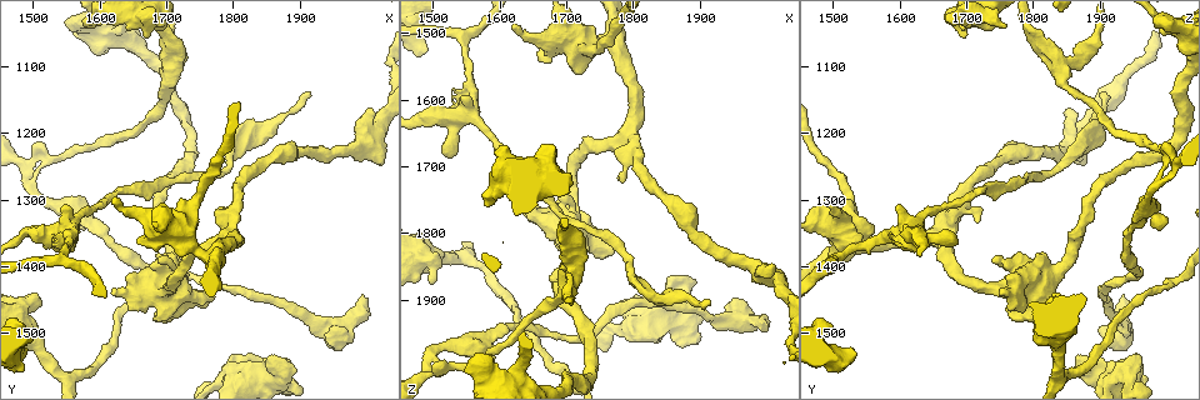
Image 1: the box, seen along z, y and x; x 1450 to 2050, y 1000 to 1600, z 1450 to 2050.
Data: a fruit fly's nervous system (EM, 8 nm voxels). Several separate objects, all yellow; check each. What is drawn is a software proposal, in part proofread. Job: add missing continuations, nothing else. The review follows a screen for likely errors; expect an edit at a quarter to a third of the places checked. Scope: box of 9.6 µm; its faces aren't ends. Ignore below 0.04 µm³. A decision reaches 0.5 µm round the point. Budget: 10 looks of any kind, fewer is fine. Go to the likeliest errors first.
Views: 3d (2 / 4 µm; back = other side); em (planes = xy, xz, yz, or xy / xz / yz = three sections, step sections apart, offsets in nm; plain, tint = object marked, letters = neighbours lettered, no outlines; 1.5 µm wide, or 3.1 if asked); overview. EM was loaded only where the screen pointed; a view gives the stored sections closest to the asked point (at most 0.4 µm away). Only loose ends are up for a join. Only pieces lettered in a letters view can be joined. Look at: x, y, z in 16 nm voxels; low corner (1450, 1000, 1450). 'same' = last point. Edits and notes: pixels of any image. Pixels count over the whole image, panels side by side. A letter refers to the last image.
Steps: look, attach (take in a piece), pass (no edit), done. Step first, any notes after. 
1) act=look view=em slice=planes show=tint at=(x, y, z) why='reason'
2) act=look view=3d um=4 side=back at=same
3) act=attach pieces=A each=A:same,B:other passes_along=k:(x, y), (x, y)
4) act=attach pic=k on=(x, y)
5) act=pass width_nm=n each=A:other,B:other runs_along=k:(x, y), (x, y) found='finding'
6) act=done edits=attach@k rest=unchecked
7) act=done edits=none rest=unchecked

act=look view=em slice=planes show=letters at=(1860, 1540, 1860)

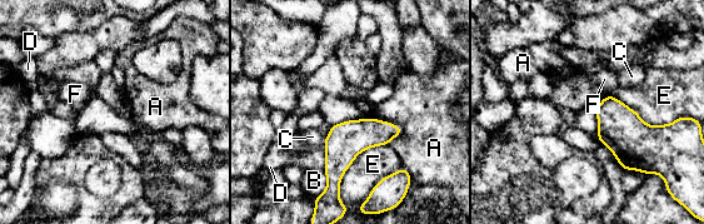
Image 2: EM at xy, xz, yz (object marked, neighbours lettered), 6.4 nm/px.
act=pass width_nm=200 each=A:other,B:other,C:other,D:other,E:other,F:other border=2:(609, 94), (604, 96) found='none of them fits'

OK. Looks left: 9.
act=look view=3d um=4 side=back at=(1615, 1305, 1490) why='branch stops here'

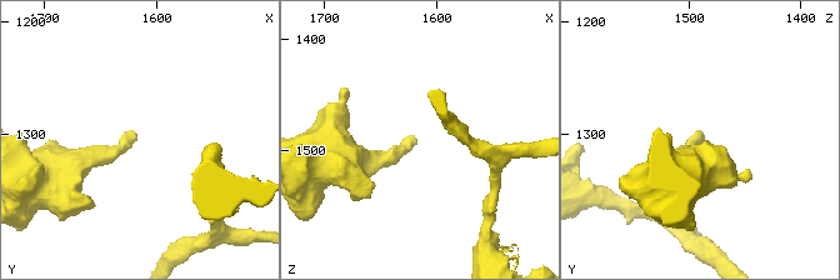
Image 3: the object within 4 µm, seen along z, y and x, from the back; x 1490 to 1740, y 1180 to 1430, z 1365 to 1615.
act=look view=em slice=yz step=4 show=tint at=(1618, 1304, 1488)

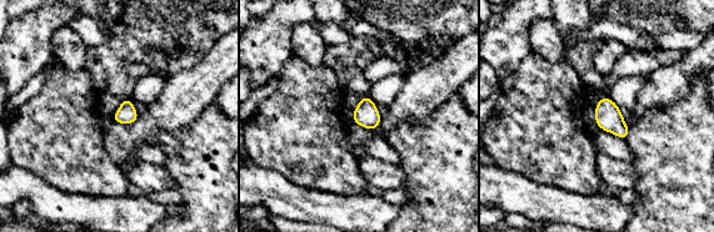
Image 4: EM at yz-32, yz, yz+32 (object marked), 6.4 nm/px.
act=look view=em slice=planes show=letters at=same

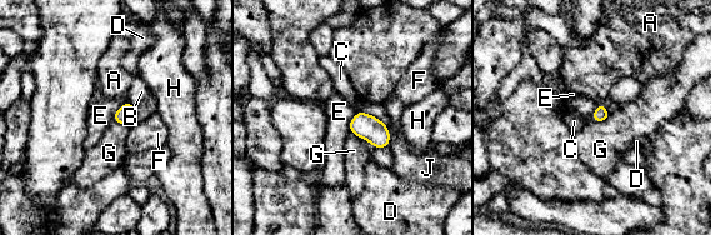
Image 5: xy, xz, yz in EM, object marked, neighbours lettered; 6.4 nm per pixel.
act=pass longest_contact=J:300nm each=A:other,B:other,C:other,D:other,E:other,F:other,G:other,H:other,J:other border=5:(126, 100), (115, 111), (113, 120) found='no lettered piece goes on from it'

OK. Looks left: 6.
act=look view=em slice=planes show=plain at=(1990, 1440, 1930) why='an open end'

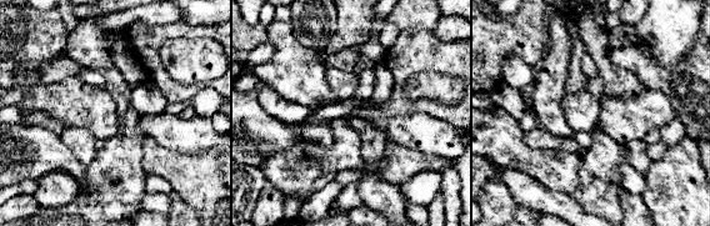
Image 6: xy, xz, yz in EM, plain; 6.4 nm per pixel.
act=look view=em slice=planes show=letters at=same

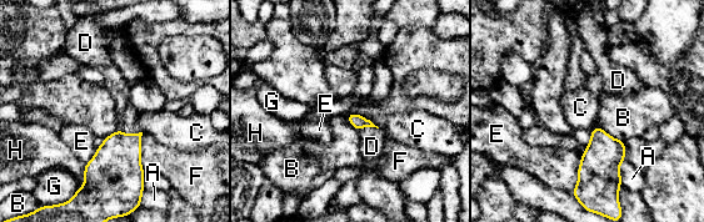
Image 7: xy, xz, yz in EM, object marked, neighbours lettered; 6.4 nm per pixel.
act=attach pieces=D longest_contact=E:260nm each=A:other,B:other,C:other,D:same,E:other,F:other,G:other,H:other passes_along=7:(115, 168), (130, 134), (126, 115) found='it goes on there'

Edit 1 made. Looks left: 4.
act=look view=overview why='see it whole again'

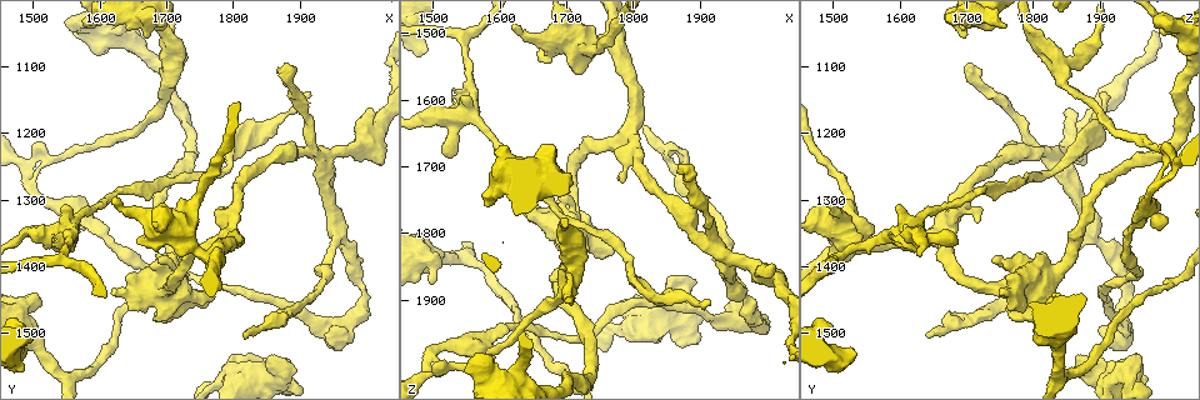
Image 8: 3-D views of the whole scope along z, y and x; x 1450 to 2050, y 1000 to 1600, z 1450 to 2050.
act=look view=3d um=2 at=(1625, 1440, 1750) why='an open end'

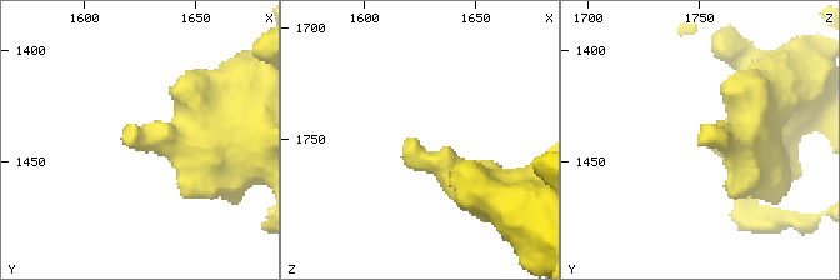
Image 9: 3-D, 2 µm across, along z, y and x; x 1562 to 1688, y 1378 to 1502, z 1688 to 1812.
act=look view=em slice=xz step=4 show=letters at=(1622, 1440, 1748) why='now the EM'

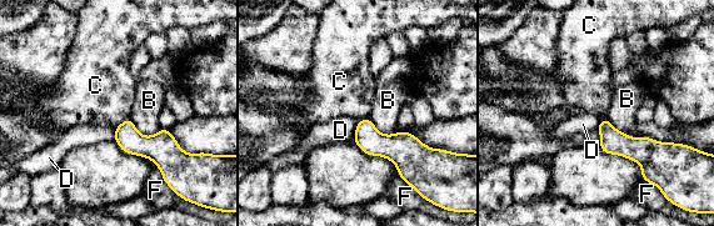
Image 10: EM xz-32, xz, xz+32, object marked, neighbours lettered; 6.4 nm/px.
act=look view=em slice=planes show=letters at=same

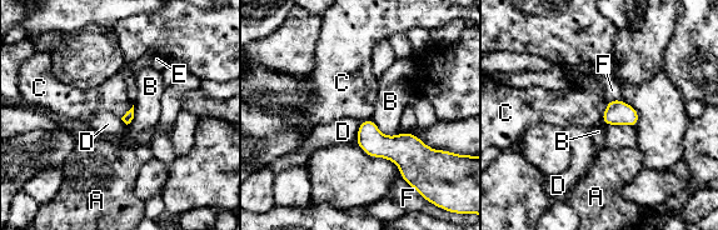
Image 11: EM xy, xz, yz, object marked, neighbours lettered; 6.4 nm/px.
act=pass each=A:other,B:other,C:other,D:other,E:other,F:other found='no lettered piece goes on from it'

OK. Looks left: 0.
act=done edits=attach@7 rest=unchecked

